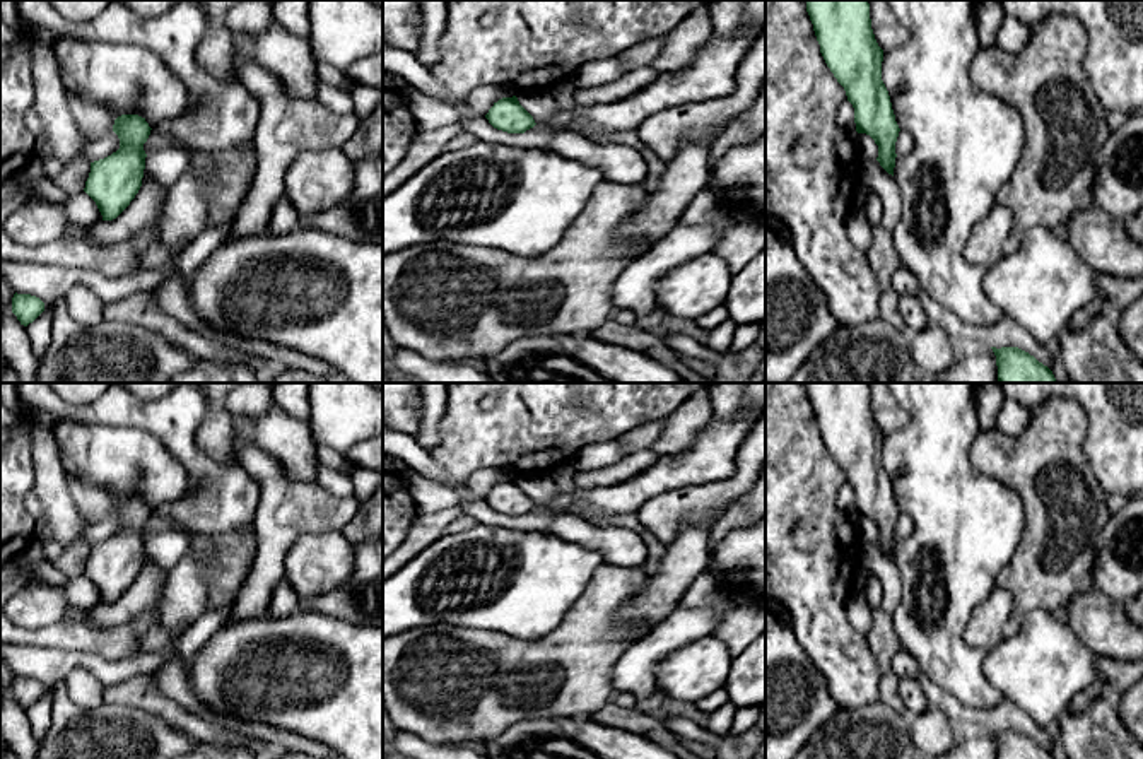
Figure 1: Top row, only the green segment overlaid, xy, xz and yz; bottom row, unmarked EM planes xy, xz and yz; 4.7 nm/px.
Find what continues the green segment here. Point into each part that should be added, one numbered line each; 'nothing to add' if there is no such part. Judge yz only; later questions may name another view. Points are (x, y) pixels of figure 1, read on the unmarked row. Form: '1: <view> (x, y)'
nothing to add

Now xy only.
nothing to add

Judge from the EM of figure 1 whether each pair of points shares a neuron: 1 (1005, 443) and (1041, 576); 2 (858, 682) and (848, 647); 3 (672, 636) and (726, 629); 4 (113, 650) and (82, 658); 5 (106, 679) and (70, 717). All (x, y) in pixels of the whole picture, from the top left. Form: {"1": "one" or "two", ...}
{"1": "one", "2": "one", "3": "two", "4": "two", "5": "two"}

